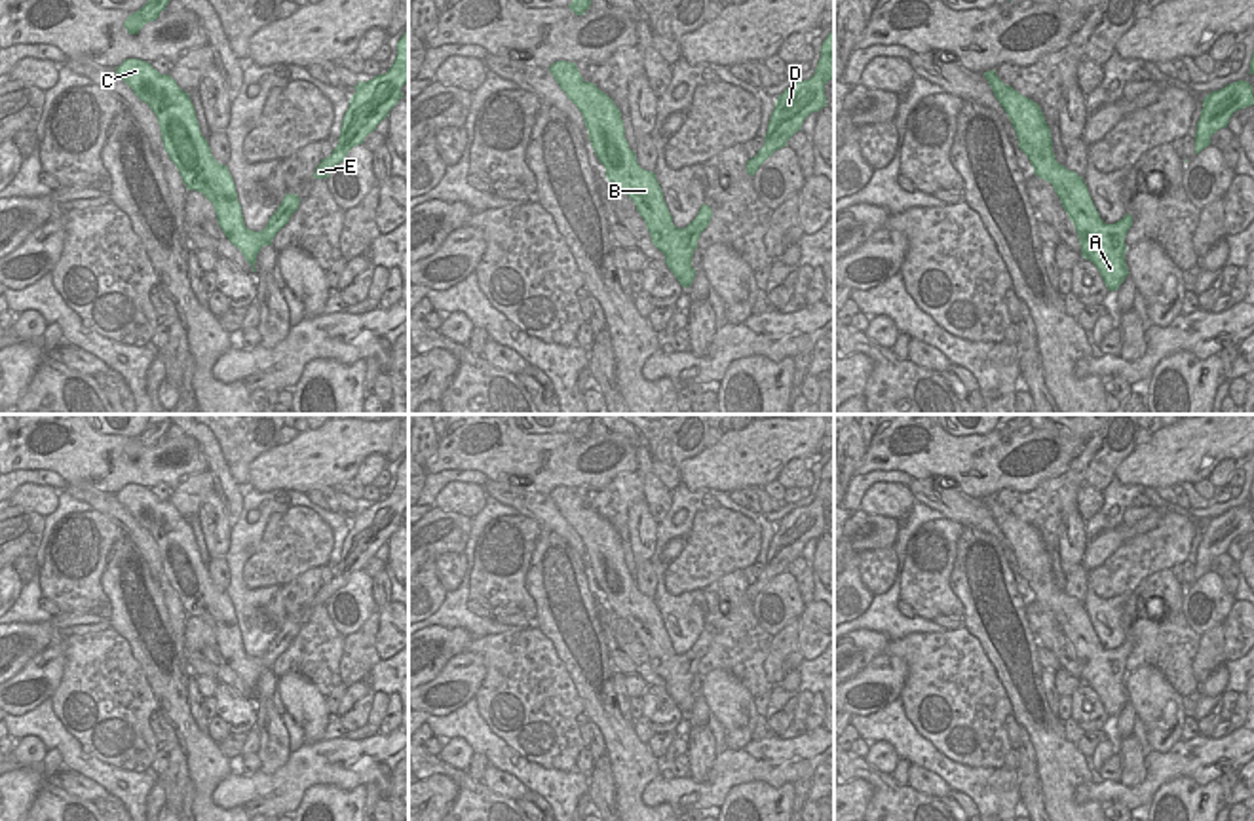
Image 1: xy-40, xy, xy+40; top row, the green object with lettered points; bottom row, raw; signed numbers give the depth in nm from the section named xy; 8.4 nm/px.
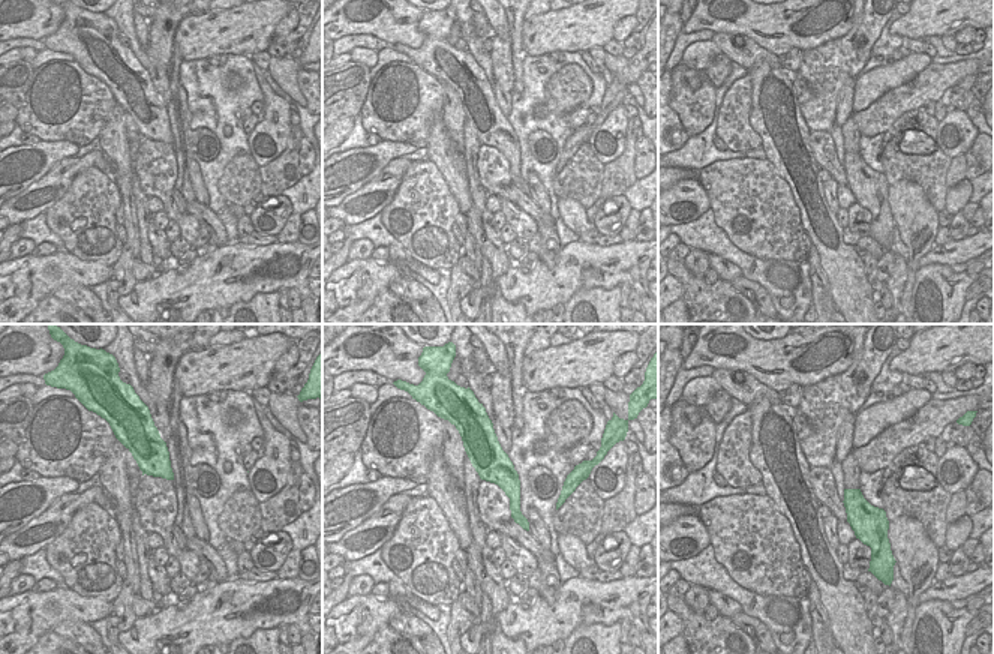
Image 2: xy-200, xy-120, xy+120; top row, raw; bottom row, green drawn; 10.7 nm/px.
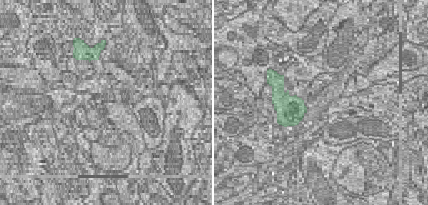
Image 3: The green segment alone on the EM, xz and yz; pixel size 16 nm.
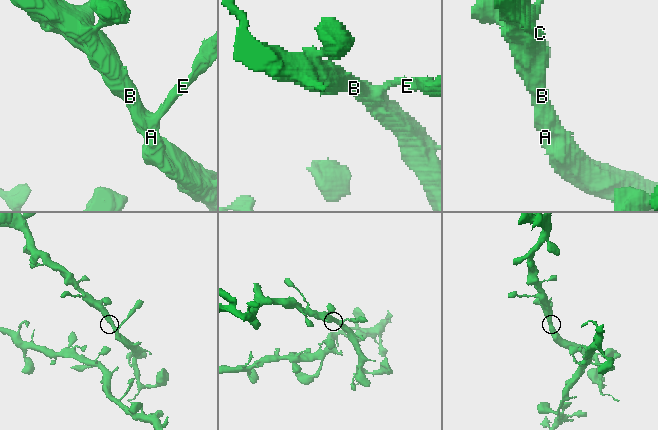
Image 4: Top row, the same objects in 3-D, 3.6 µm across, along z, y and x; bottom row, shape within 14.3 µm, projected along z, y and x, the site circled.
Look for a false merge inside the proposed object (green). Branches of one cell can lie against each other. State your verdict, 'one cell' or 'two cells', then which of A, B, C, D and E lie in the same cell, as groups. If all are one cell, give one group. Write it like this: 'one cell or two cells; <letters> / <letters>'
one cell; A B C D E

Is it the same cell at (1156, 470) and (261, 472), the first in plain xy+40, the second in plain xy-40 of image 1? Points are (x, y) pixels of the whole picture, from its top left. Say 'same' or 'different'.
same

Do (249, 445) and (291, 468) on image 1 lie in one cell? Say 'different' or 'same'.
different

